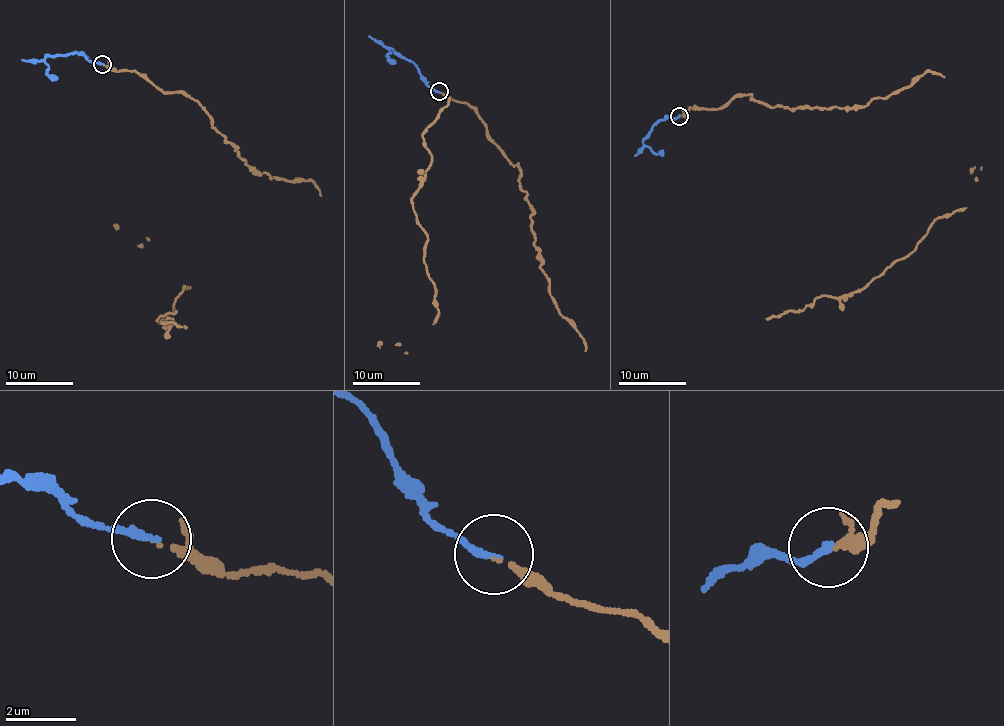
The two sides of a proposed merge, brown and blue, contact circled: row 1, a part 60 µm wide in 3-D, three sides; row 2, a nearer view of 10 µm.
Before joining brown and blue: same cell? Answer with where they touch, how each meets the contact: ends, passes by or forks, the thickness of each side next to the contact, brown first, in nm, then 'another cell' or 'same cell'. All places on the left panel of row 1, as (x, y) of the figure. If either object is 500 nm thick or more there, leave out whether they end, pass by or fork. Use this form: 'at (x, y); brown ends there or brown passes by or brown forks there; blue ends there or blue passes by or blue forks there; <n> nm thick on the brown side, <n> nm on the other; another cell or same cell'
at (102, 64); brown passes by; blue ends there; 90 nm thick on the brown side, 200 nm on the other; same cell

